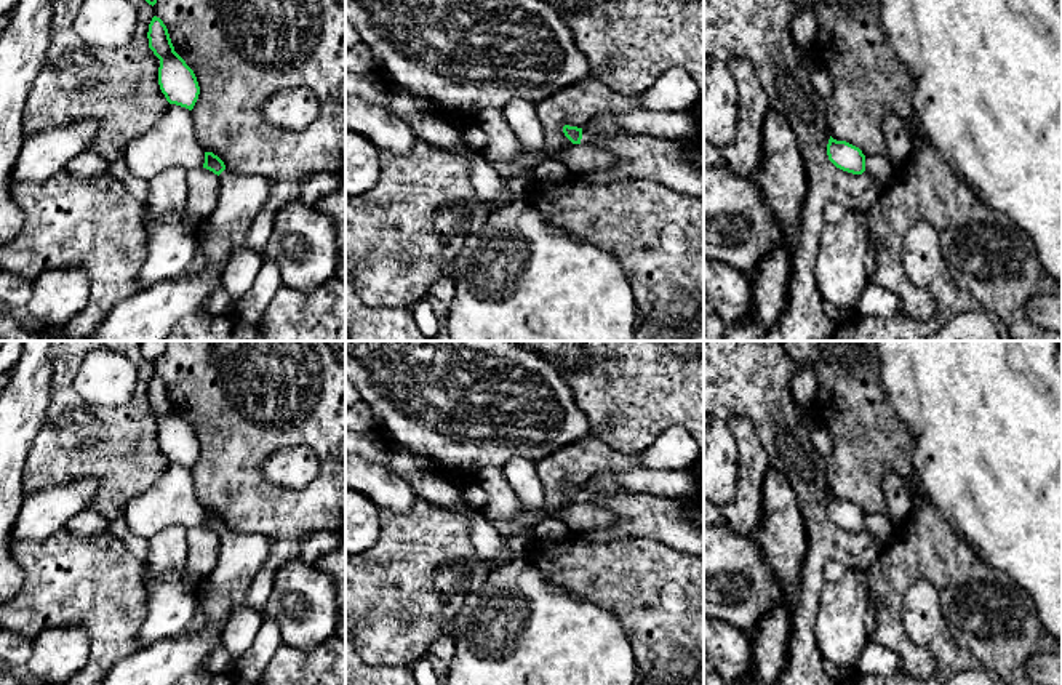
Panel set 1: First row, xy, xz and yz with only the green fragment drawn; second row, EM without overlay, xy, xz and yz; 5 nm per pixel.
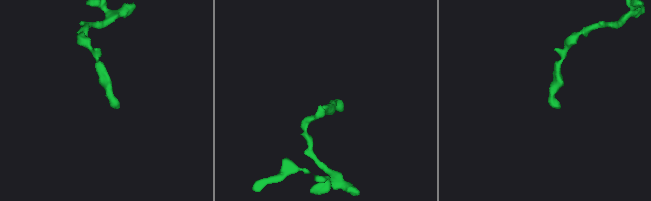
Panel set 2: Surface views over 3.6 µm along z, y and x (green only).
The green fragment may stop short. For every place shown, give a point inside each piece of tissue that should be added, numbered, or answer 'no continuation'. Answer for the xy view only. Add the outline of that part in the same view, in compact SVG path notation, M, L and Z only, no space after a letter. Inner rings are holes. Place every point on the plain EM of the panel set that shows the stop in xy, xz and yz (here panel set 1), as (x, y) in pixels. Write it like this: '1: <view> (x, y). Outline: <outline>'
1: xy (242, 556). Outline: M224 528L219 533L219 560L206 581L195 587L205 627L187 635L168 637L117 661L98 685L174 685L200 672L203 658L222 643L224 627L275 543L258 533Z

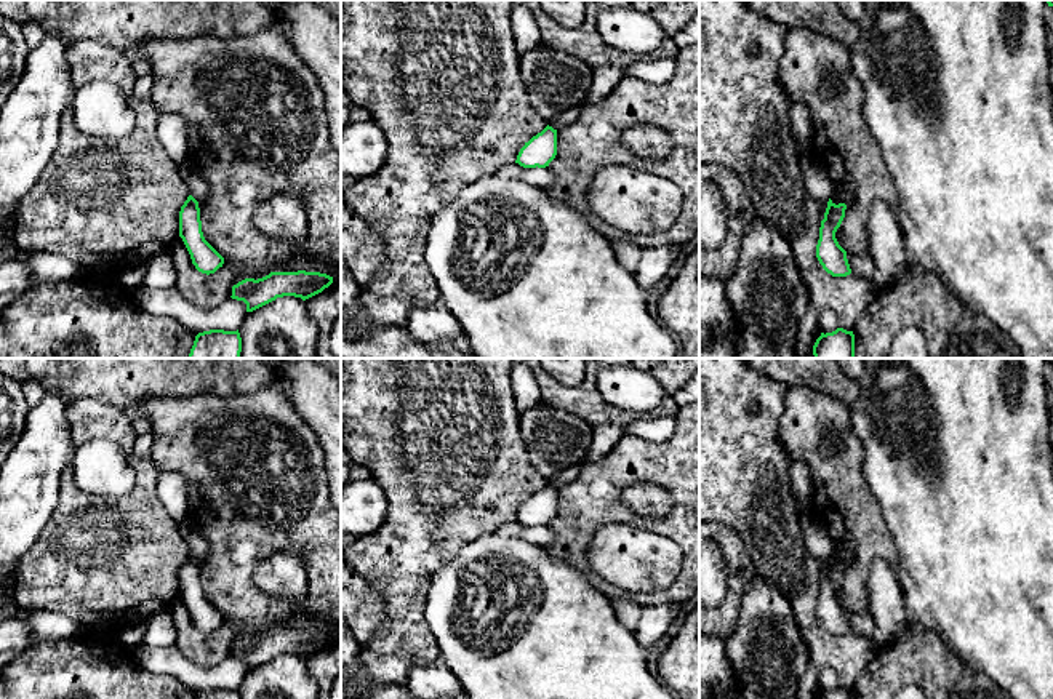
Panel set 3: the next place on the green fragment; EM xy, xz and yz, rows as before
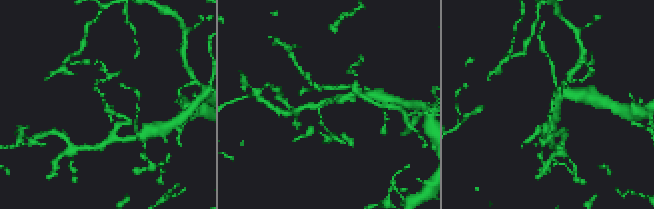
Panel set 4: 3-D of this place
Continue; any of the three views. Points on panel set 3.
no continuation

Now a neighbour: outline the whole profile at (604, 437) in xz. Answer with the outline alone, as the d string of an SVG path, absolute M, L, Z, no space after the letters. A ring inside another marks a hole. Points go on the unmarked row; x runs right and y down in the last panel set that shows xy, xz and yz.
M605 424L594 427L592 445L584 461L581 464L570 465L554 473L549 478L549 485L557 489L568 485L578 477L579 469L584 462L595 462L605 457L613 449L613 446L627 435L629 433L626 432L626 427L621 424Z

